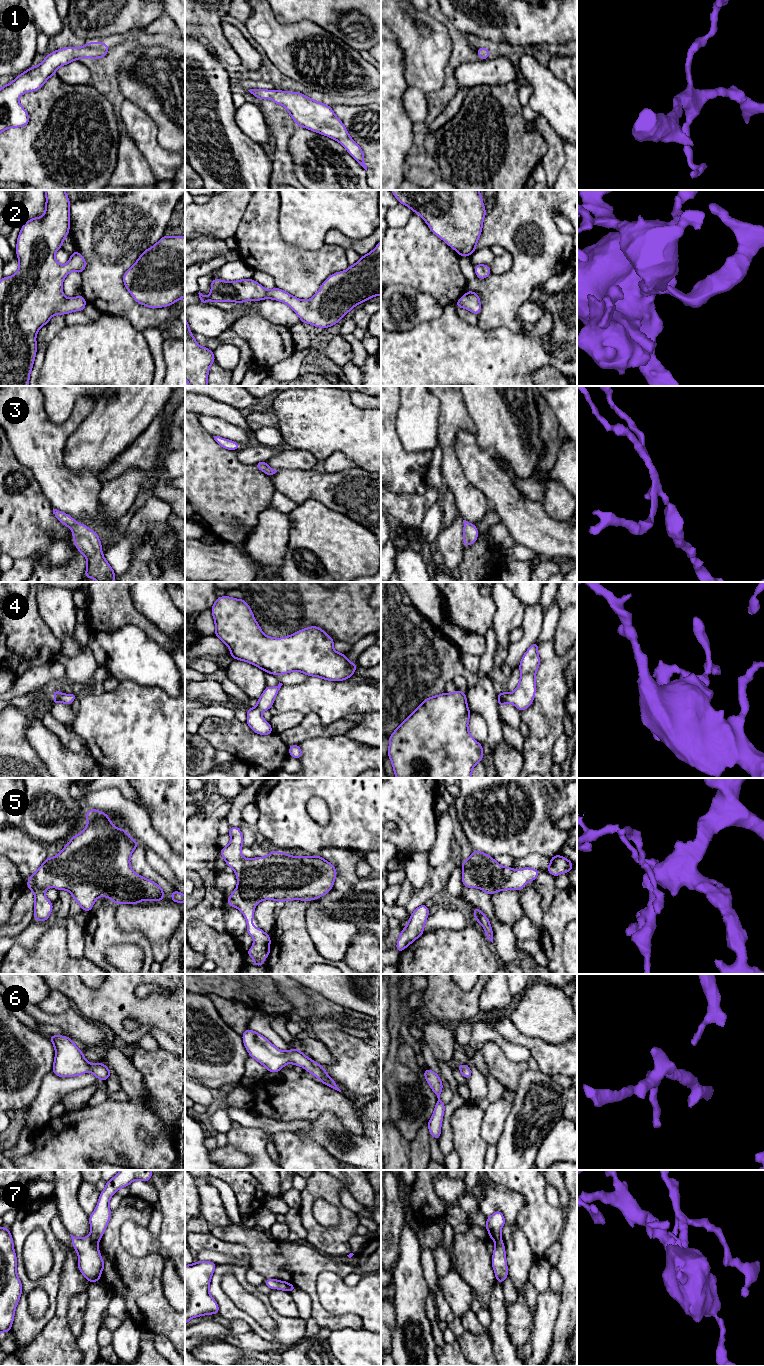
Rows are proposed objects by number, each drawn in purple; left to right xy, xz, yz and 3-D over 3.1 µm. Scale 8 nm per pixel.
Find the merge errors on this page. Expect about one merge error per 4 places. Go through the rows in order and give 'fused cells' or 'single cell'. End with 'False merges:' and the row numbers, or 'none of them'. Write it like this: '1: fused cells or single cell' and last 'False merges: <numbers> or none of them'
1: single cell
2: single cell
3: single cell
4: single cell
5: single cell
6: single cell
7: single cell
False merges: none of them

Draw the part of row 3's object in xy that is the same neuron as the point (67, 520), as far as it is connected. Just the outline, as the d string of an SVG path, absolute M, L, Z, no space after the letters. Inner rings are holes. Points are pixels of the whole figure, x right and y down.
M53 508L54 516L72 530L74 544L87 560L85 578L98 582L113 582L116 575L102 554L99 536L85 524L79 524L70 515Z

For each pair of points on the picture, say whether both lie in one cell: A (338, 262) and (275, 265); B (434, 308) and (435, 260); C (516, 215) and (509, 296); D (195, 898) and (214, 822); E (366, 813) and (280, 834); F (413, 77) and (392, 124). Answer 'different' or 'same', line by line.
A: same
B: different
C: same
D: different
E: same
F: different

